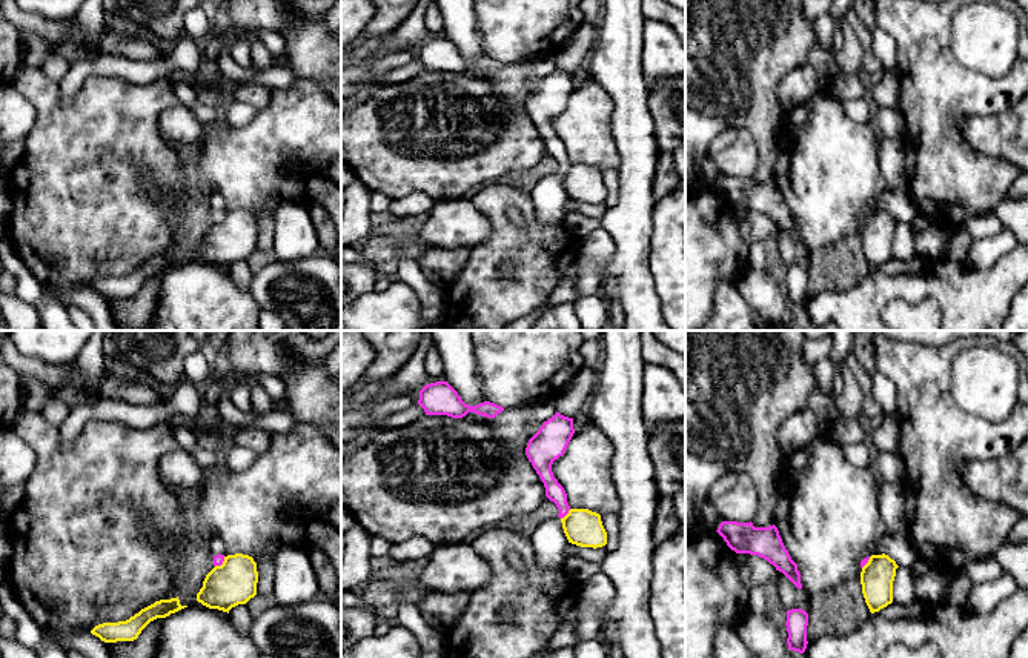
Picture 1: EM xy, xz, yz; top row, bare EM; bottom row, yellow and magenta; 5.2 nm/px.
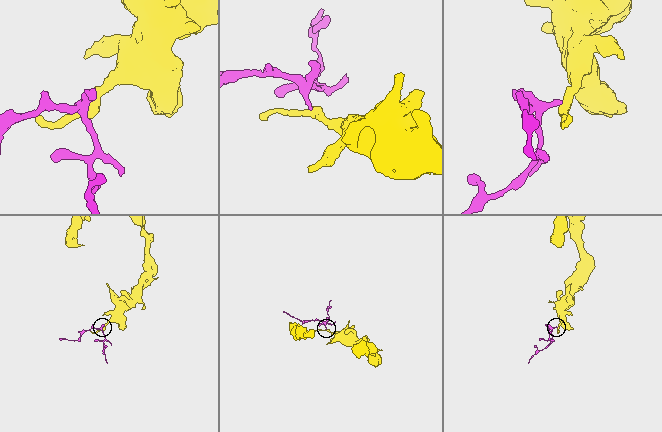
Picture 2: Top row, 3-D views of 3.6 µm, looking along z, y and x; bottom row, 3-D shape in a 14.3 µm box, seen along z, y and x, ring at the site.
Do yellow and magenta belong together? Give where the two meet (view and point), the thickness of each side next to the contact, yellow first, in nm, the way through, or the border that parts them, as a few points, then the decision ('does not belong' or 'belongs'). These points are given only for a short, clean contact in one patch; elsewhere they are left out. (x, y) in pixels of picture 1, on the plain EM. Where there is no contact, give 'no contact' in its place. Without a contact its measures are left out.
xz (567, 169) | 190/100 nm | along xz (570, 165), (561, 174) | does not belong

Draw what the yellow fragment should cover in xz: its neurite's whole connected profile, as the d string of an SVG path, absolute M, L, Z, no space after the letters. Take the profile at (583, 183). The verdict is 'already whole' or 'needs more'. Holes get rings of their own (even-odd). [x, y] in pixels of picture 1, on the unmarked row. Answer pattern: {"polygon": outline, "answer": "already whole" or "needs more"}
{"polygon": "M570 164L561 174L564 189L569 198L581 203L602 203L607 200L607 188L601 171L589 164Z", "answer": "already whole"}

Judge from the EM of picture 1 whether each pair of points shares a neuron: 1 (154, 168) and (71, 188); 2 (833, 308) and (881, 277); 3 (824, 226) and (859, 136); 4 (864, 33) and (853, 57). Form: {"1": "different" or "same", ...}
{"1": "same", "2": "same", "3": "same", "4": "different"}

